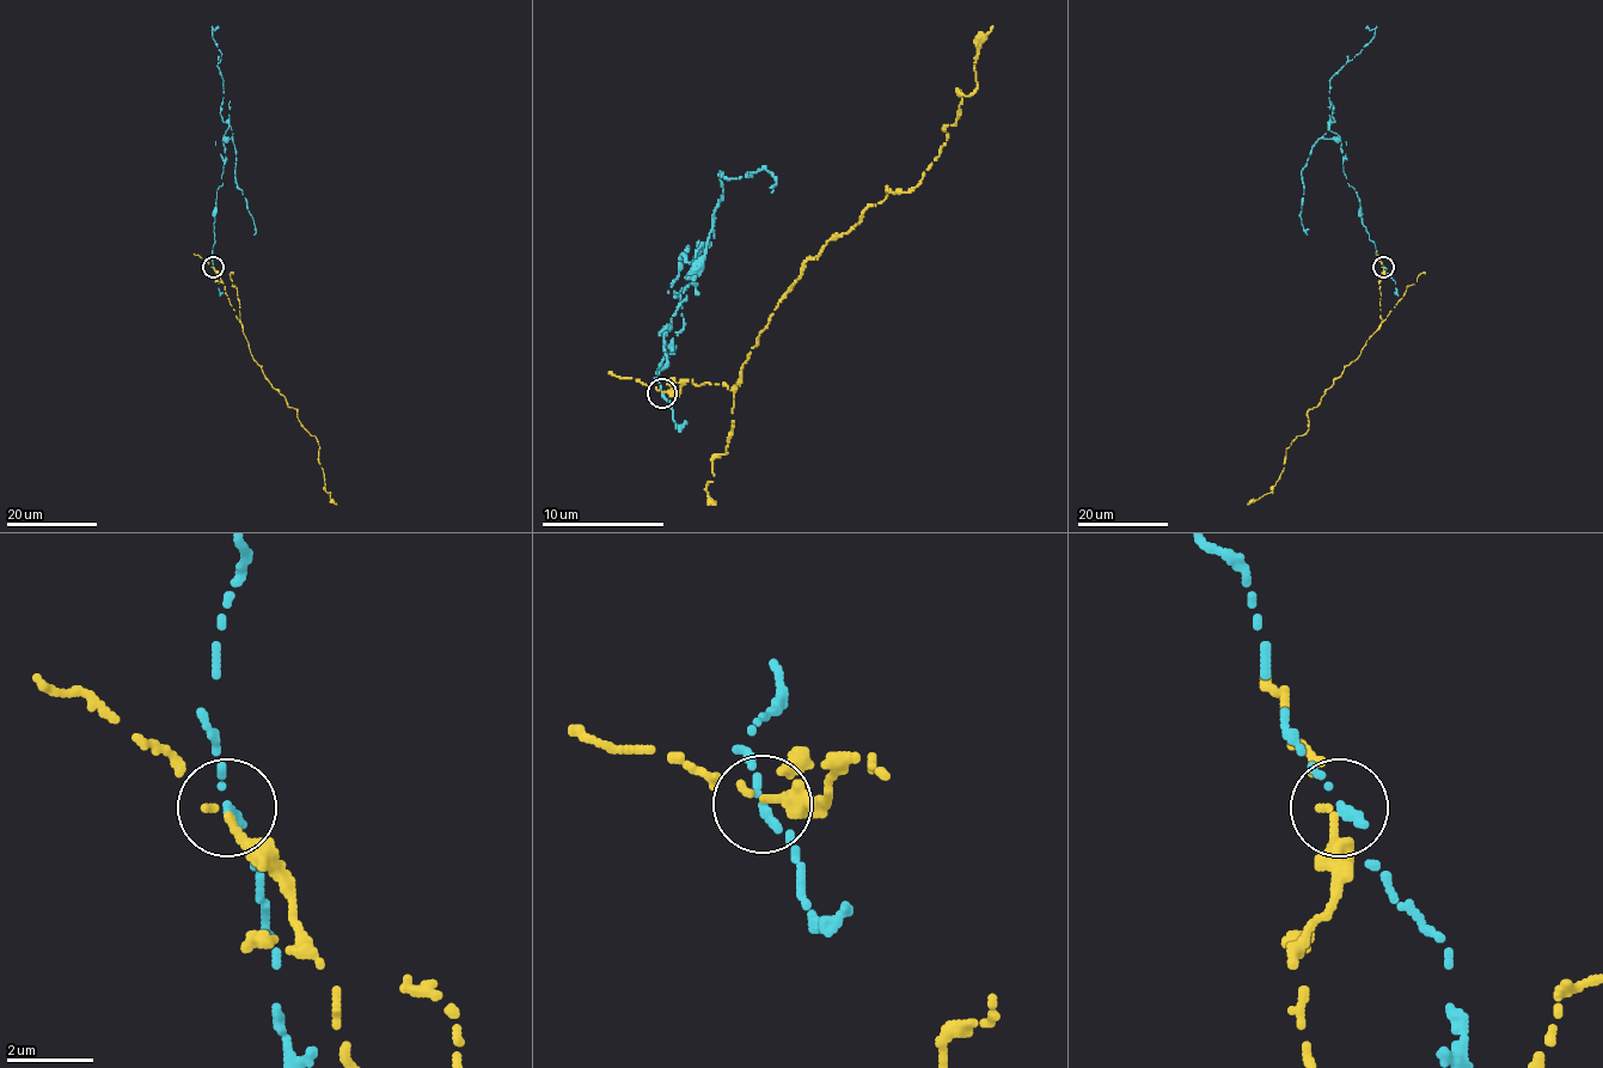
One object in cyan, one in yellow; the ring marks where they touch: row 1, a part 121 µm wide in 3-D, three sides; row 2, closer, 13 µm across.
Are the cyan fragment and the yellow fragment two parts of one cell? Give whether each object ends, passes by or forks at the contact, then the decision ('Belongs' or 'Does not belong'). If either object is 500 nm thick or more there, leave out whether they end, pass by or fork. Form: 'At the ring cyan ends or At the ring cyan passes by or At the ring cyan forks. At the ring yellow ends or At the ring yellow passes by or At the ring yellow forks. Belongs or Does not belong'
At the ring cyan ends. At the ring yellow ends. Does not belong

